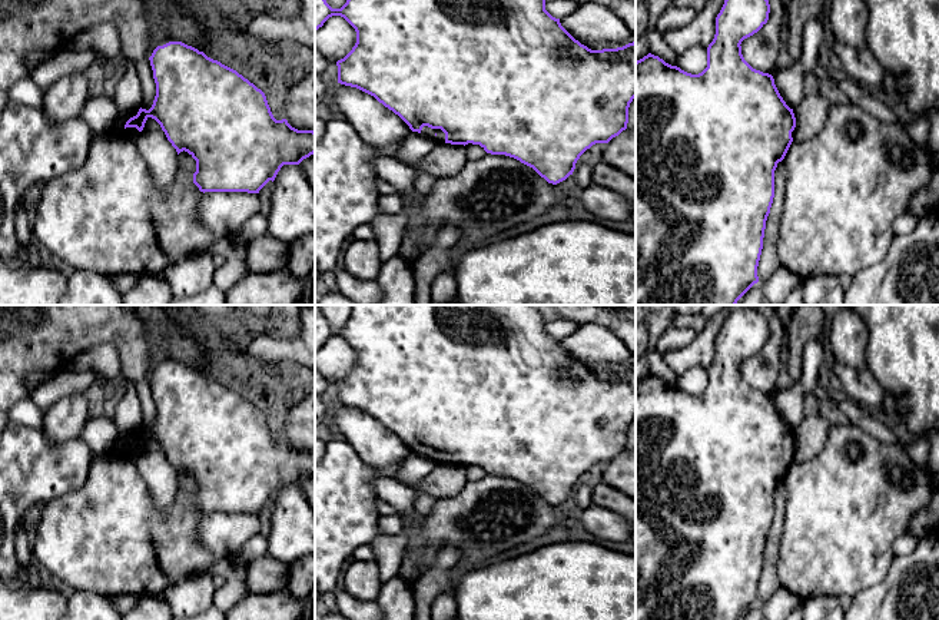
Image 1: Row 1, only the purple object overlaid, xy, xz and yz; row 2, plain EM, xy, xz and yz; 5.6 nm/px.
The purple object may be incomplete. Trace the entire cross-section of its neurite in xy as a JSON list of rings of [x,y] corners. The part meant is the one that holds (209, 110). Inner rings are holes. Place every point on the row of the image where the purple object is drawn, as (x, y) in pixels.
[[[169,42],[157,46],[149,60],[156,83],[153,105],[149,110],[140,107],[137,115],[126,122],[125,129],[136,127],[142,132],[146,120],[155,119],[177,155],[185,150],[196,160],[193,183],[200,192],[259,193],[269,180],[275,180],[283,165],[299,165],[315,153],[313,130],[298,130],[286,119],[276,120],[261,89],[203,52],[182,42]]]

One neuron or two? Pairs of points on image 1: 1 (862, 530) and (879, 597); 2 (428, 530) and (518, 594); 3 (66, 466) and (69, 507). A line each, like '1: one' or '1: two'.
1: two
2: two
3: two

